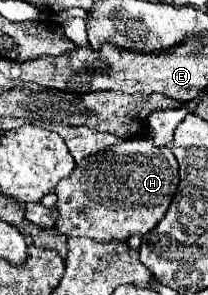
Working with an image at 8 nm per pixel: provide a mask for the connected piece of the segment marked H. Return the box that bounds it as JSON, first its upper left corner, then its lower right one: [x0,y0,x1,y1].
[55,139,179,241]

